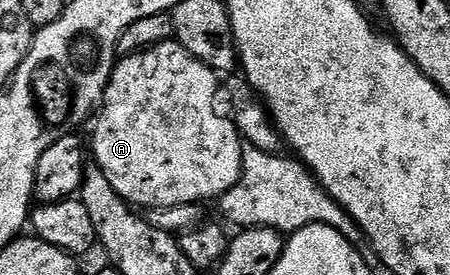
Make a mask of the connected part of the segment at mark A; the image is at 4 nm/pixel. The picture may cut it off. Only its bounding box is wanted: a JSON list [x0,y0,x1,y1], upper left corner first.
[89,39,245,210]

